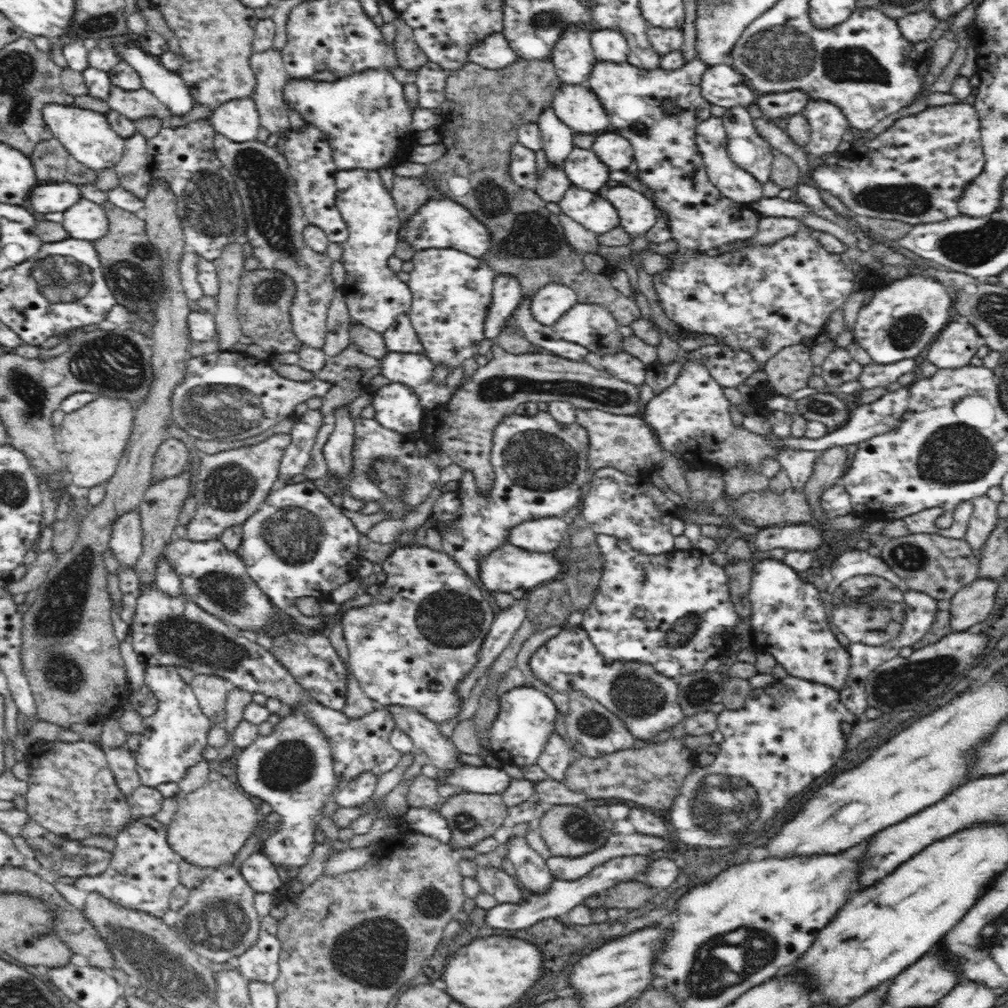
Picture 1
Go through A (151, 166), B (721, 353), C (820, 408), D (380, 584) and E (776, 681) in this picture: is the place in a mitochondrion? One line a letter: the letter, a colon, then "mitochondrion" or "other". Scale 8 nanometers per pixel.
A: other
B: other
C: mitochondrion
D: other
E: other

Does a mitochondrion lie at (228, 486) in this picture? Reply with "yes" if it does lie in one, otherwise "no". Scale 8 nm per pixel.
yes

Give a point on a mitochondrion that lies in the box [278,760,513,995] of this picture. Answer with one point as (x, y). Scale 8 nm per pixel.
(369, 945)

